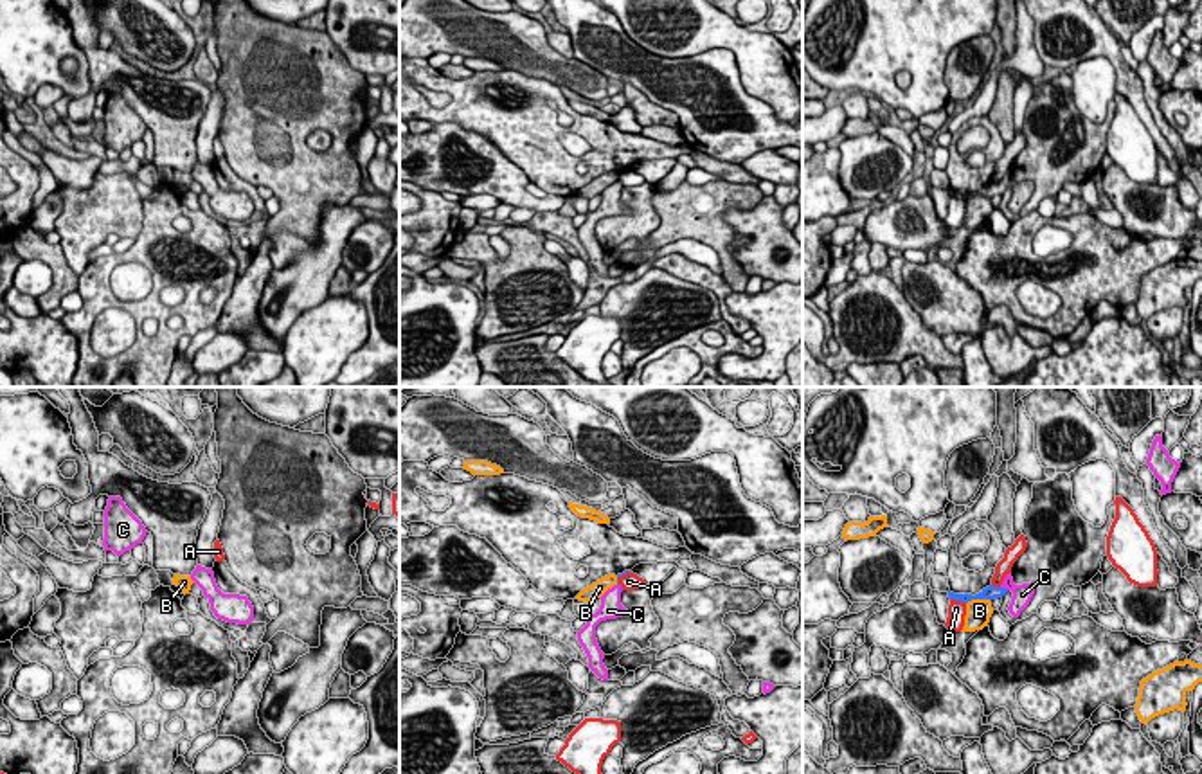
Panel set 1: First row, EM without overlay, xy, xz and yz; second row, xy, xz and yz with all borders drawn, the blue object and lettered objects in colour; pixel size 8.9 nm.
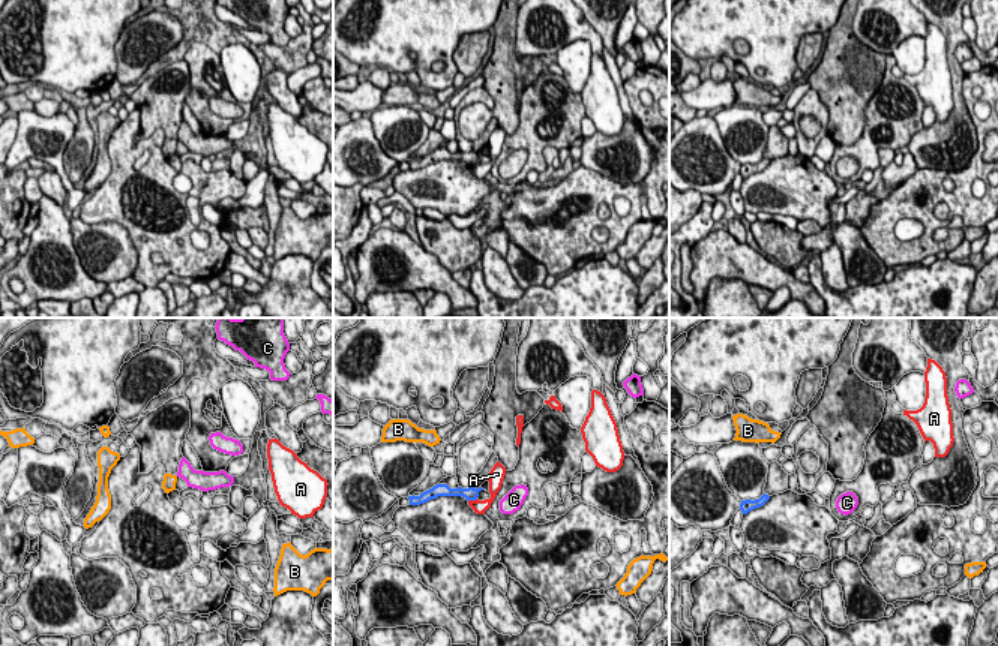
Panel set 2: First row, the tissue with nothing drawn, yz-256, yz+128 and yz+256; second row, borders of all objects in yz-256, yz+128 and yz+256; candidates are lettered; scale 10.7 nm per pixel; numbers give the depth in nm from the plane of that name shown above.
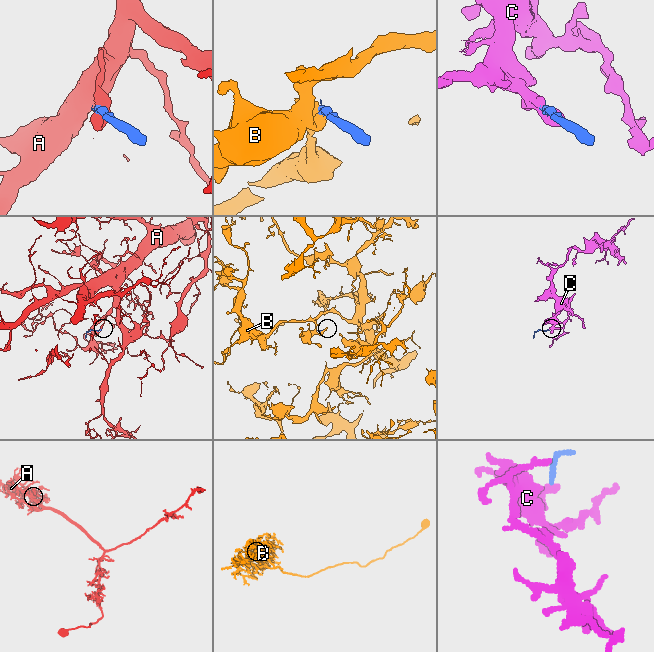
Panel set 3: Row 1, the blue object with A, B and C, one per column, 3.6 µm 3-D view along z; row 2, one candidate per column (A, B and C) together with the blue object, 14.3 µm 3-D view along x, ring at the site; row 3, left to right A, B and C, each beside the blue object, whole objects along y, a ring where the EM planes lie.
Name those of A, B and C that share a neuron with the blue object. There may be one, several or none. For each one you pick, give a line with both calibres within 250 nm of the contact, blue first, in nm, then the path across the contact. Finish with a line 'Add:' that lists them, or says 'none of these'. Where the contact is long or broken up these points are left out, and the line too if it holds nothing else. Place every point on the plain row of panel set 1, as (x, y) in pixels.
C: 130/170 nm | across yz (990, 189), (1004, 186), (1013, 184), (1022, 191)
Add: C

